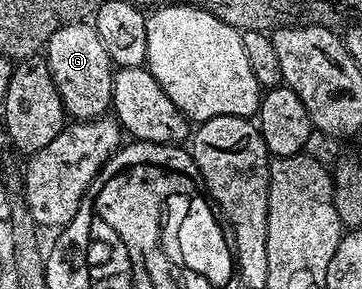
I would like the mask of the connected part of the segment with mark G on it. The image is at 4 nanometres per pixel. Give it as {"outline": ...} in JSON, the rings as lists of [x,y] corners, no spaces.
{"outline":[[[76,22],[61,26],[47,40],[45,59],[49,74],[53,74],[57,94],[61,94],[63,111],[72,121],[97,120],[106,113],[103,111],[111,108],[116,69],[94,23]]]}

